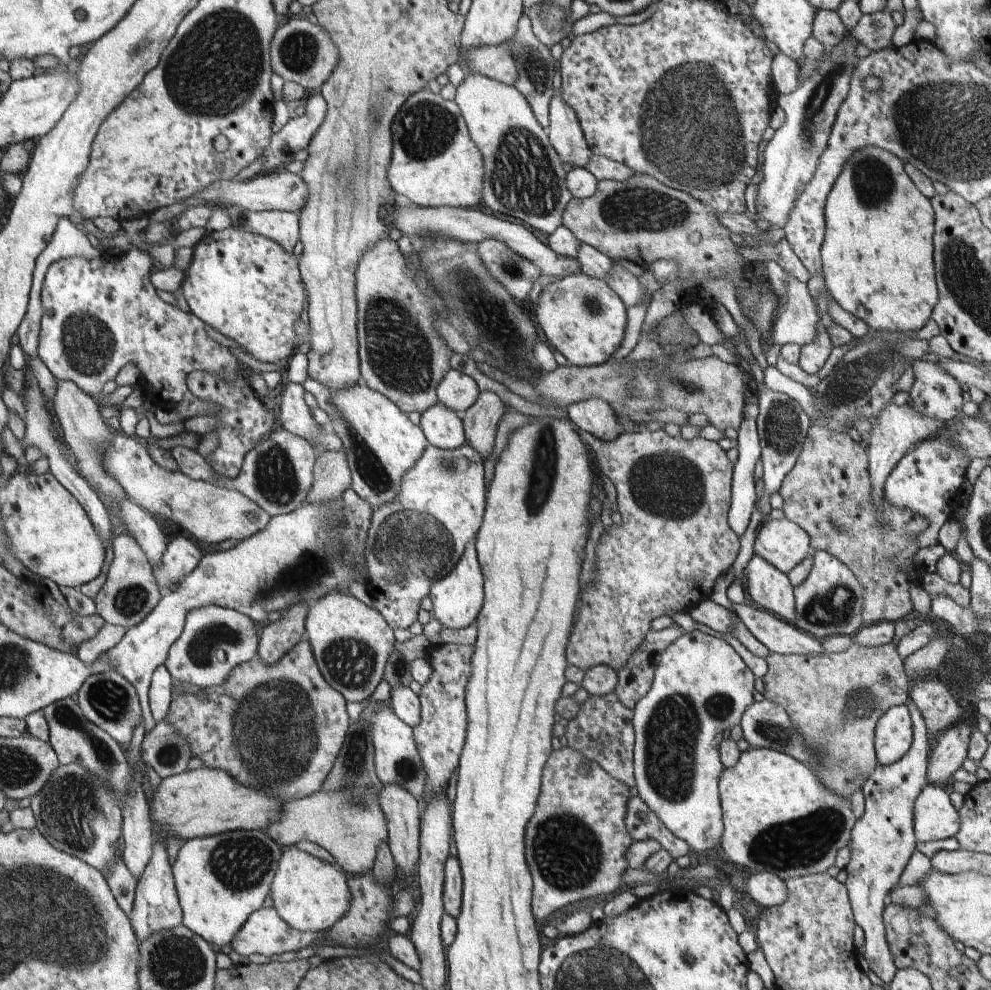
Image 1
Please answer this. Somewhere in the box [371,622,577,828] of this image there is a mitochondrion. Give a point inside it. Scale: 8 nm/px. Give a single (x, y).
(404, 768)

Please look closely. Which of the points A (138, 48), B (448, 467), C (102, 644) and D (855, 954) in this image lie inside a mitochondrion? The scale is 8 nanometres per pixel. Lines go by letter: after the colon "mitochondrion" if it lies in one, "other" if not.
A: mitochondrion
B: mitochondrion
C: other
D: other

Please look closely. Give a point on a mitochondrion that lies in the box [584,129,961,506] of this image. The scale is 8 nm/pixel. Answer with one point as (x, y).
(629, 208)

